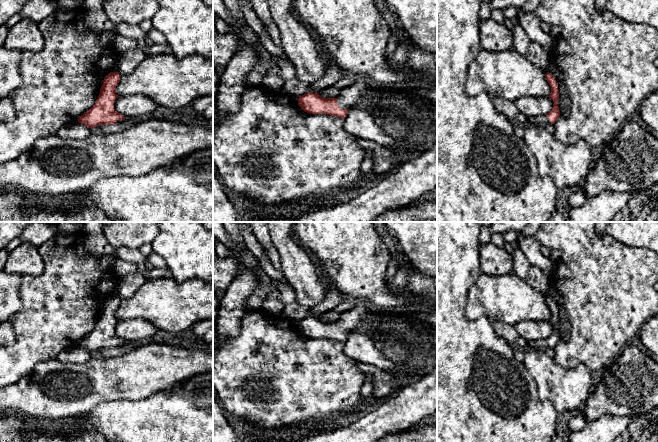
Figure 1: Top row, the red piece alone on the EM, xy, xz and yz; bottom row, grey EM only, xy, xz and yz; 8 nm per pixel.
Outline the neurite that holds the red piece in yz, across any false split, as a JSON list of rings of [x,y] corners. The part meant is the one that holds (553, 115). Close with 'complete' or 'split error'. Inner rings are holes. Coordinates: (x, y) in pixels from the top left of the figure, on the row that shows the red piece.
[[[550,73],[545,74],[546,80],[551,87],[551,93],[548,96],[554,102],[552,110],[546,115],[539,115],[537,117],[528,118],[528,125],[545,126],[548,123],[555,123],[560,116],[560,111],[558,107],[559,90],[558,84],[554,76]]]; split error

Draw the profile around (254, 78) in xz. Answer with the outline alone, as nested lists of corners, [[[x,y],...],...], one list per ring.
[[[260,56],[253,69],[248,73],[246,77],[247,88],[261,87],[263,86],[262,80],[265,73],[271,68],[271,63],[268,62],[265,58]]]

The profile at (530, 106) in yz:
[[[521,97],[514,101],[517,110],[528,118],[546,115],[552,110],[553,104],[549,97]]]

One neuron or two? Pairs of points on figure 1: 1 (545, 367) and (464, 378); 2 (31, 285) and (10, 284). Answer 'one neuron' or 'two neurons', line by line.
1: two neurons
2: two neurons

